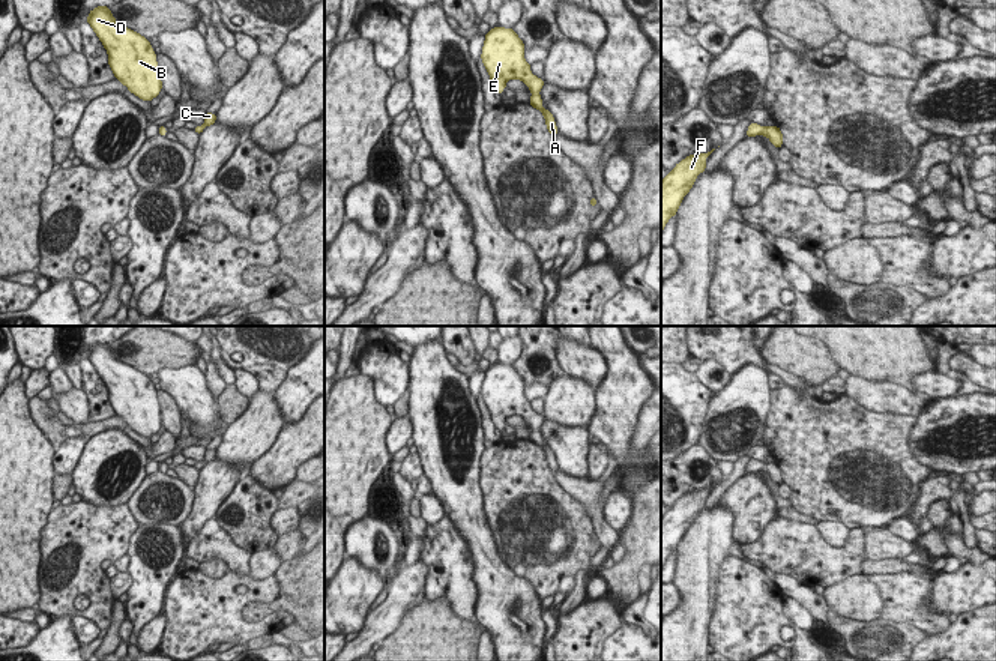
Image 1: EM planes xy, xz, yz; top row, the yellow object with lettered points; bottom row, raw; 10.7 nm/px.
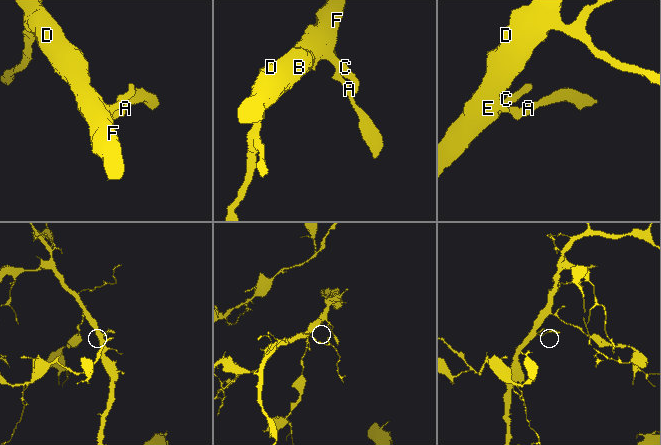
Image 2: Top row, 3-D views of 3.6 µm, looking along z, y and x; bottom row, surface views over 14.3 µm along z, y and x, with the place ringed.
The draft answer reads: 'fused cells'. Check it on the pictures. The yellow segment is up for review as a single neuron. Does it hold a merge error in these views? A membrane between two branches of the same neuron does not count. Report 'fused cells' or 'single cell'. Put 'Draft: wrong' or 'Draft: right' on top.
Draft: wrong
single cell

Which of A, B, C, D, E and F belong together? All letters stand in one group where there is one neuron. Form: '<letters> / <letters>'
A B C D E F

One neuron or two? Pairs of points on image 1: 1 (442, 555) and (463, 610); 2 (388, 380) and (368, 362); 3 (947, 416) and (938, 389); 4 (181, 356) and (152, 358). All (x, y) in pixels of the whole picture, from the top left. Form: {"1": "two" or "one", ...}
{"1": "one", "2": "one", "3": "two", "4": "one"}

